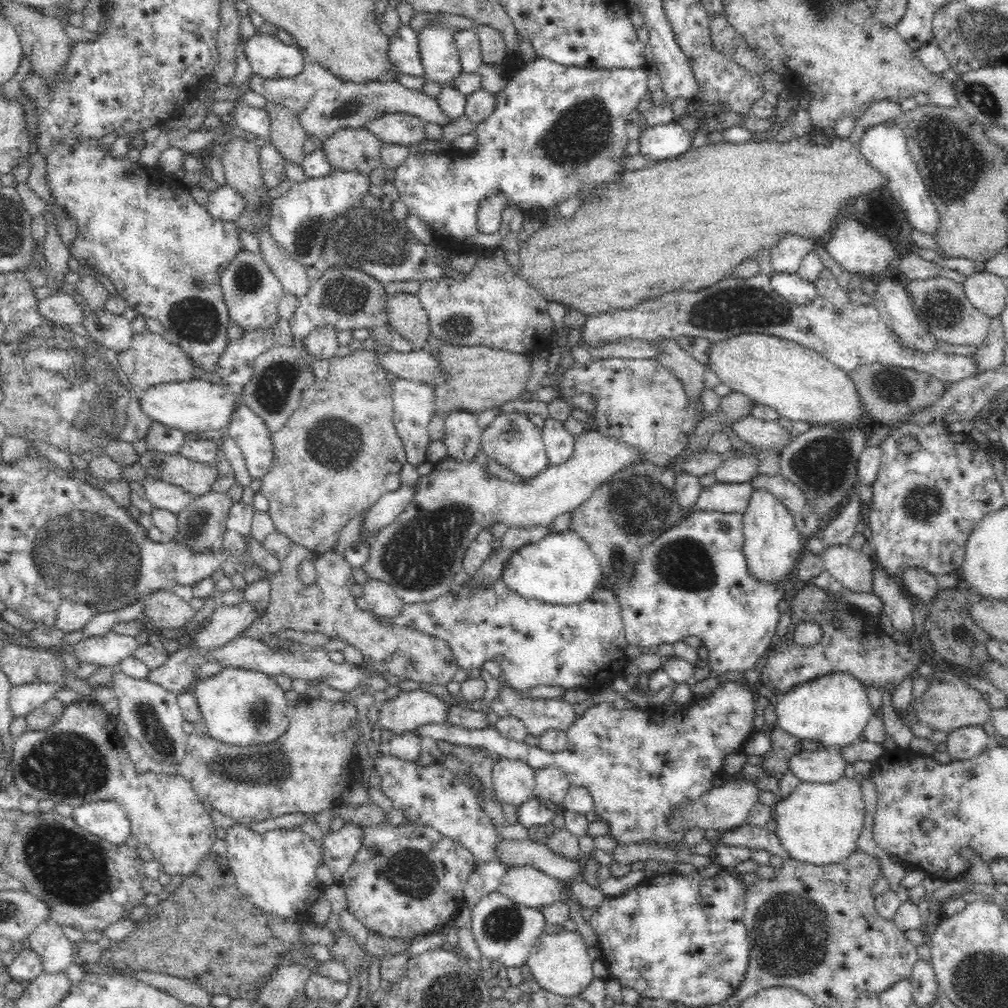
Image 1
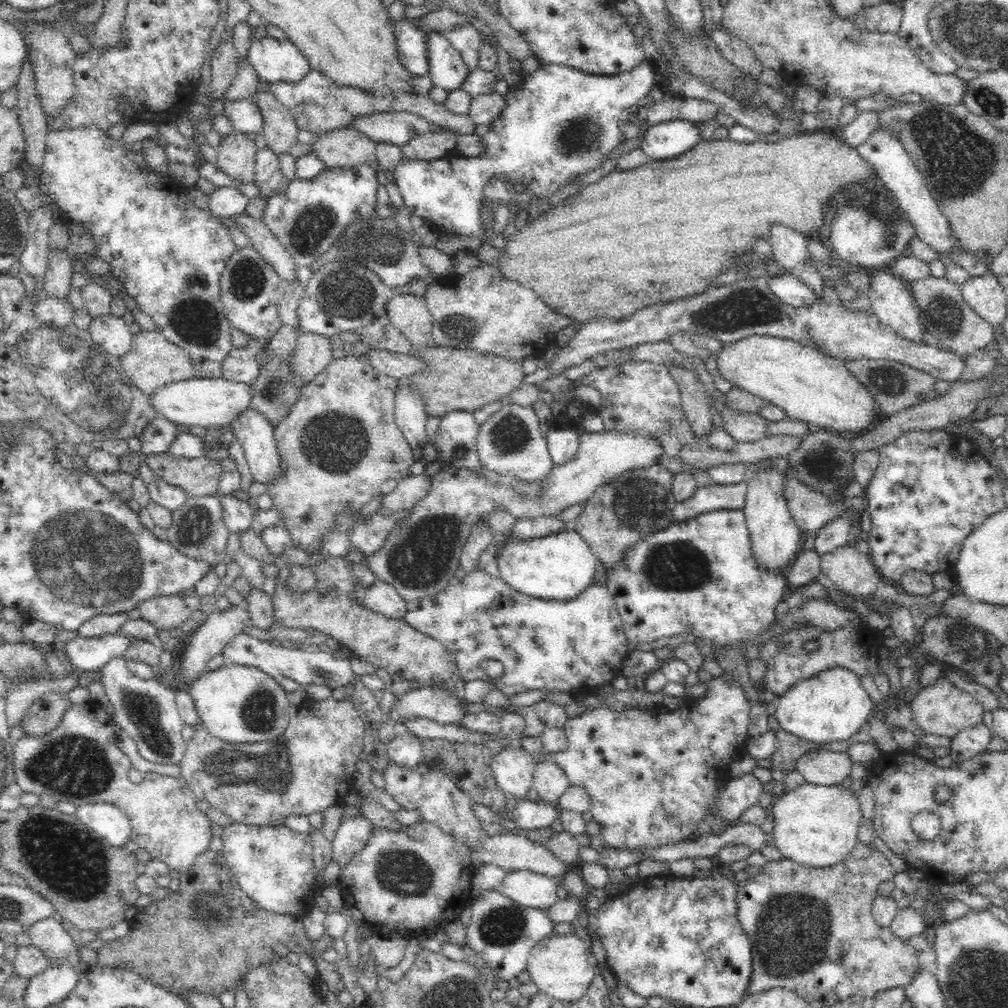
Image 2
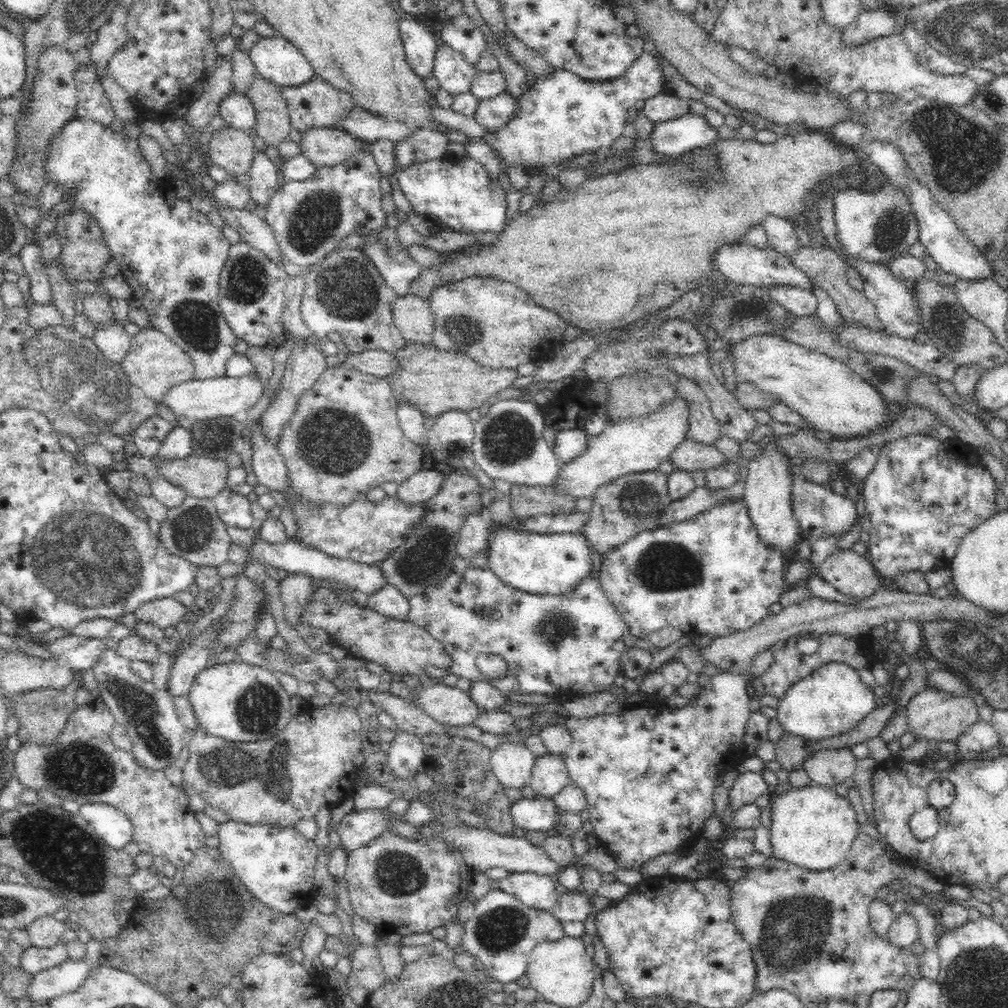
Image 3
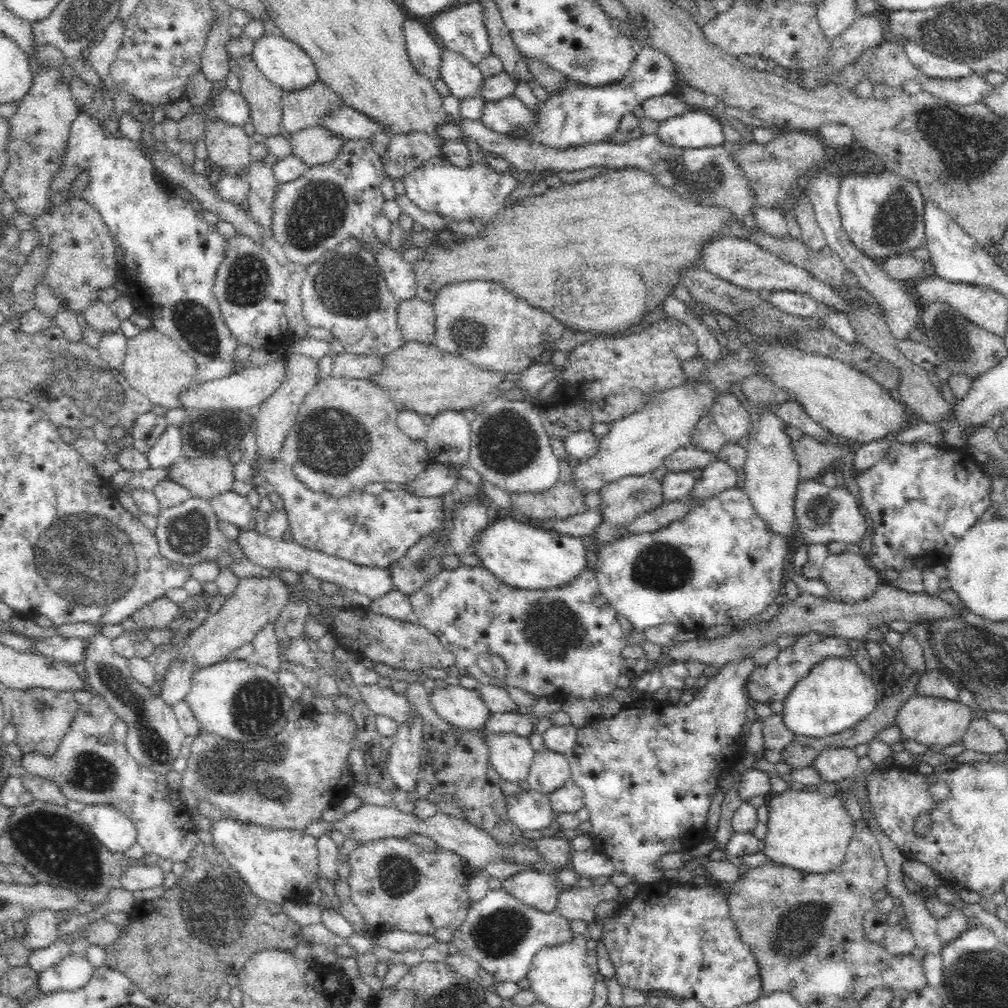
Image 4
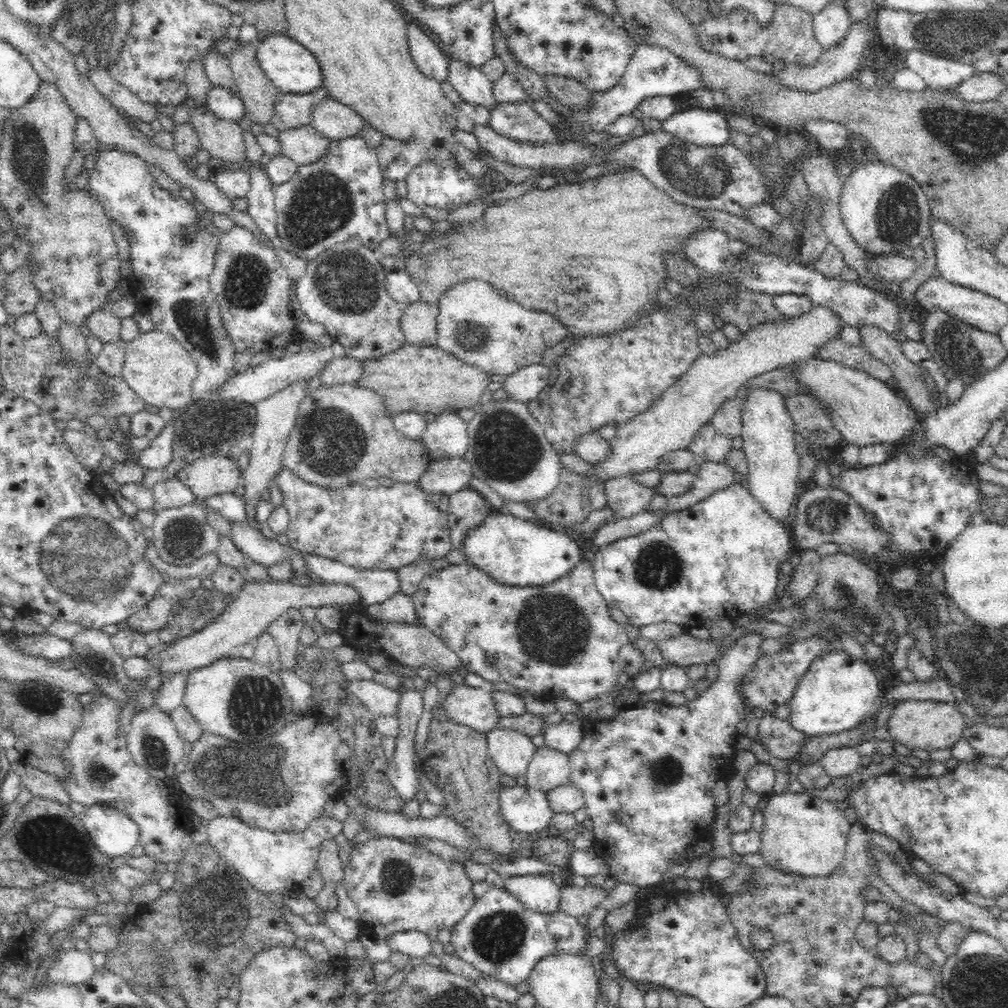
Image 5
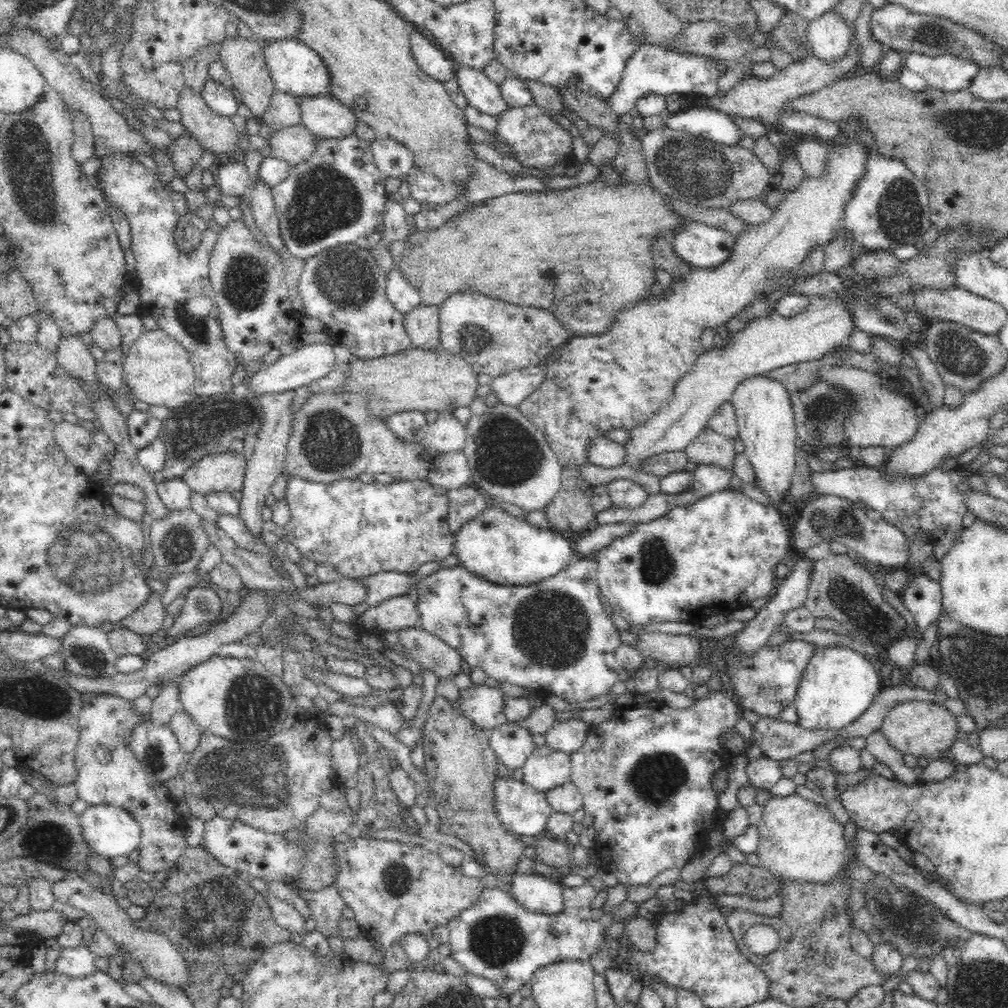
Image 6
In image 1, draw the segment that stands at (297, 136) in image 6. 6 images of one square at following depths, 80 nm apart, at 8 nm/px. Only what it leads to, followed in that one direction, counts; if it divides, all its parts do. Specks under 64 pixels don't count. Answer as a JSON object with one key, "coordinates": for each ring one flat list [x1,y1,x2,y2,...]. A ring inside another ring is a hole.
{"coordinates":[[342,128,336,130,322,144,334,169,356,171,369,175,381,164,384,142,367,128]]}

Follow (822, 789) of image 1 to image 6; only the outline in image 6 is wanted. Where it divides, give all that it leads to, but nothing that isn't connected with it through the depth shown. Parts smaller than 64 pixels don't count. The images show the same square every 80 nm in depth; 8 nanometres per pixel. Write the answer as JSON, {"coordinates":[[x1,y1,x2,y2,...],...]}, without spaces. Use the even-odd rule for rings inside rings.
{"coordinates":[[796,793,790,796,774,796,763,807,763,816,758,826,760,842,755,853,762,859,765,868,774,876,786,880,804,882,830,882,845,862,847,842,844,840,845,828,826,806,815,804,810,799,805,799]]}

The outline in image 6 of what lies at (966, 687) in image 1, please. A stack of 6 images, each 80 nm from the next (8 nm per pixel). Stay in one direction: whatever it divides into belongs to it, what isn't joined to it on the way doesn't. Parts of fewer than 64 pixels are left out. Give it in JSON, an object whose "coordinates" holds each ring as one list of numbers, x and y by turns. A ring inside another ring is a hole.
{"coordinates":[[906,701,889,710,879,728,888,742,900,750,902,755,912,754,915,757,931,759,939,751,947,751,957,739,958,721,956,716,944,704,926,701]]}

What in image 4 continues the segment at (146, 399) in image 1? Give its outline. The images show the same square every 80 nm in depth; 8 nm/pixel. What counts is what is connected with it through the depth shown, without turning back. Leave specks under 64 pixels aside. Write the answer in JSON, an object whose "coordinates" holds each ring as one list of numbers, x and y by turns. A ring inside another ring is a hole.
{"coordinates":[[284,360,270,362,266,366,255,368,251,365,242,369,238,373,232,373,224,378,216,378,202,382,202,384,192,384,186,390,178,390,178,403,186,413,193,412,236,412,249,411,258,408,275,390,280,386,282,378,286,376]]}

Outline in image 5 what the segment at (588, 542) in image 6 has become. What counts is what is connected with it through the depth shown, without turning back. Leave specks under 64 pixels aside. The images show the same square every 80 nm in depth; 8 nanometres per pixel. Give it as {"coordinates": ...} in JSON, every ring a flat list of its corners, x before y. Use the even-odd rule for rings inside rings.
{"coordinates":[[646,510,630,518,619,518,606,522,595,531,592,540,596,546,604,547,619,538,636,536,654,528,668,513,670,512,665,512,665,510]]}

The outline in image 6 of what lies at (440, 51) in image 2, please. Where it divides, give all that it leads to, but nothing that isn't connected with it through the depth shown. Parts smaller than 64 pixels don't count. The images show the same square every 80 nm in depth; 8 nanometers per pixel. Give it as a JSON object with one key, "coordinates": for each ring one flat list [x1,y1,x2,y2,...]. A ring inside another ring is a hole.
{"coordinates":[[456,64,454,75,460,92,464,93,468,105,495,117,502,114,502,110,508,108,506,101,500,97,499,86,491,82,482,69]]}

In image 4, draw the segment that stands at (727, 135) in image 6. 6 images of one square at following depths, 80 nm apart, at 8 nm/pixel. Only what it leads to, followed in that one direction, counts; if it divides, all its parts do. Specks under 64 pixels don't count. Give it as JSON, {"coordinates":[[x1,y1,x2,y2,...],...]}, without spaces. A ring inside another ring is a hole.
{"coordinates":[[698,108,660,121,655,135,664,145,680,149,726,144,722,125,709,111]]}

